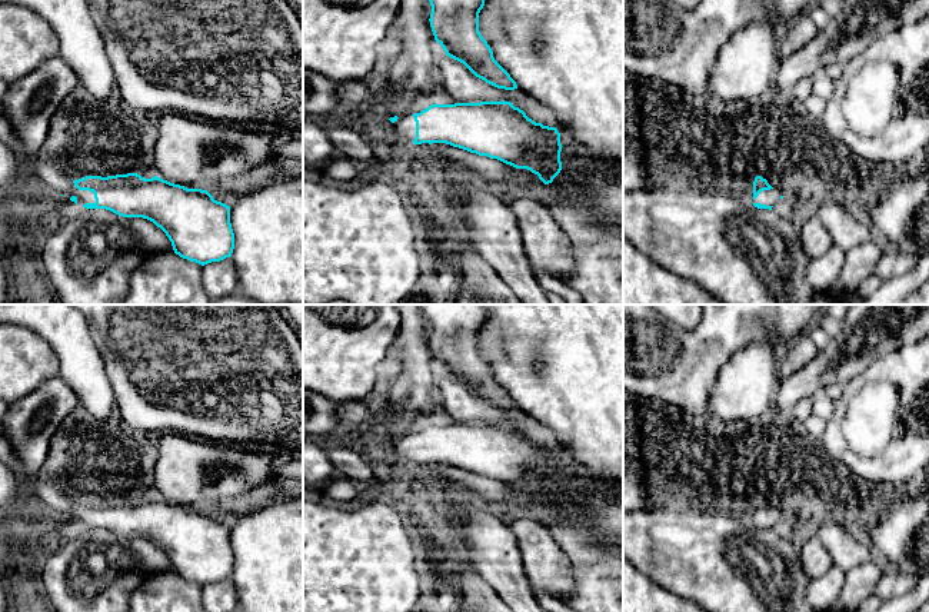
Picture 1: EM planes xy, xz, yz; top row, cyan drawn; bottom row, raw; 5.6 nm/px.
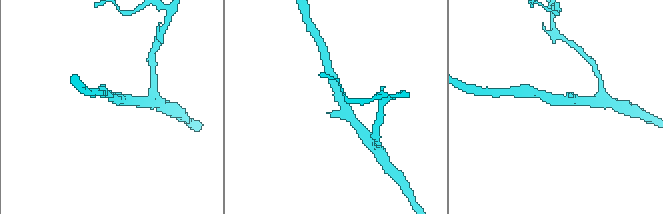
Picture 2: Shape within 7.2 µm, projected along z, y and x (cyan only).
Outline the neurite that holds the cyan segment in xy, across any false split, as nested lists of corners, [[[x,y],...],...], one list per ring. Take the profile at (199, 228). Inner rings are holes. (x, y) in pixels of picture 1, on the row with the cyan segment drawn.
[[[39,156],[24,163],[23,169],[36,187],[69,197],[86,209],[106,209],[123,217],[143,217],[153,222],[166,233],[174,253],[183,259],[204,266],[230,257],[233,253],[230,206],[214,200],[207,190],[187,189],[157,176],[144,179],[137,173],[71,180],[57,166],[43,162]]]

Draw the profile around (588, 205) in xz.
[[[562,134],[560,144],[562,170],[552,183],[545,184],[527,169],[517,169],[517,183],[545,202],[556,223],[570,239],[575,266],[572,275],[565,280],[566,286],[582,296],[583,305],[623,305],[623,169],[617,162],[596,159],[599,164],[607,166],[607,172],[587,170],[579,164],[579,157],[586,156],[579,146]]]

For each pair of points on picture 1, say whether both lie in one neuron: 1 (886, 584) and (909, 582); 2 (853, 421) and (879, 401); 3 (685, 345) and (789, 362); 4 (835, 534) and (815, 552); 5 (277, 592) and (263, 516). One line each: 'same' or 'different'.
1: same
2: same
3: different
4: different
5: same

